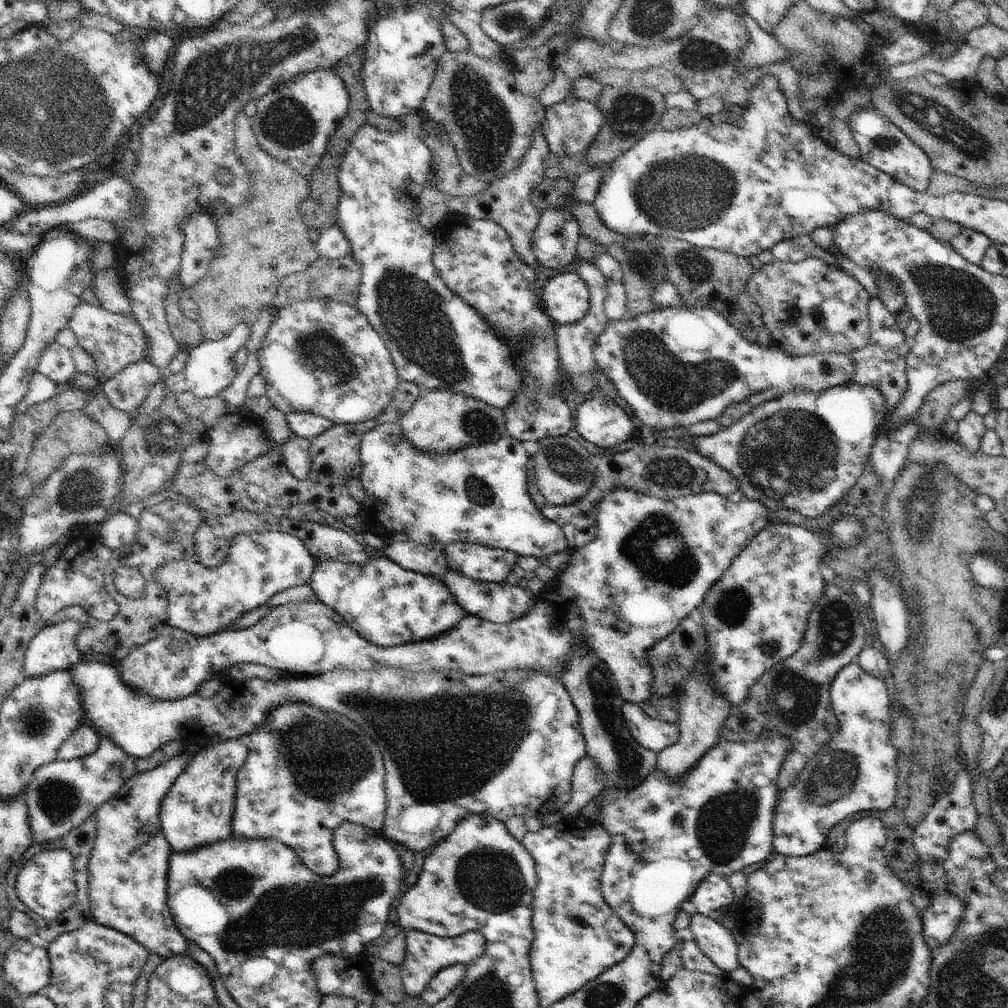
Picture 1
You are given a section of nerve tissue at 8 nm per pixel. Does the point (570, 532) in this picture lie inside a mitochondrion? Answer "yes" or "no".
no

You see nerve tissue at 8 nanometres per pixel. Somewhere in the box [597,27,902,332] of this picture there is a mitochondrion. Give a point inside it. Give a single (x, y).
(691, 192)

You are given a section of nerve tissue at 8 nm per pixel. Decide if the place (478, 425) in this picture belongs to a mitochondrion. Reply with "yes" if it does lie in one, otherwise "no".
yes

